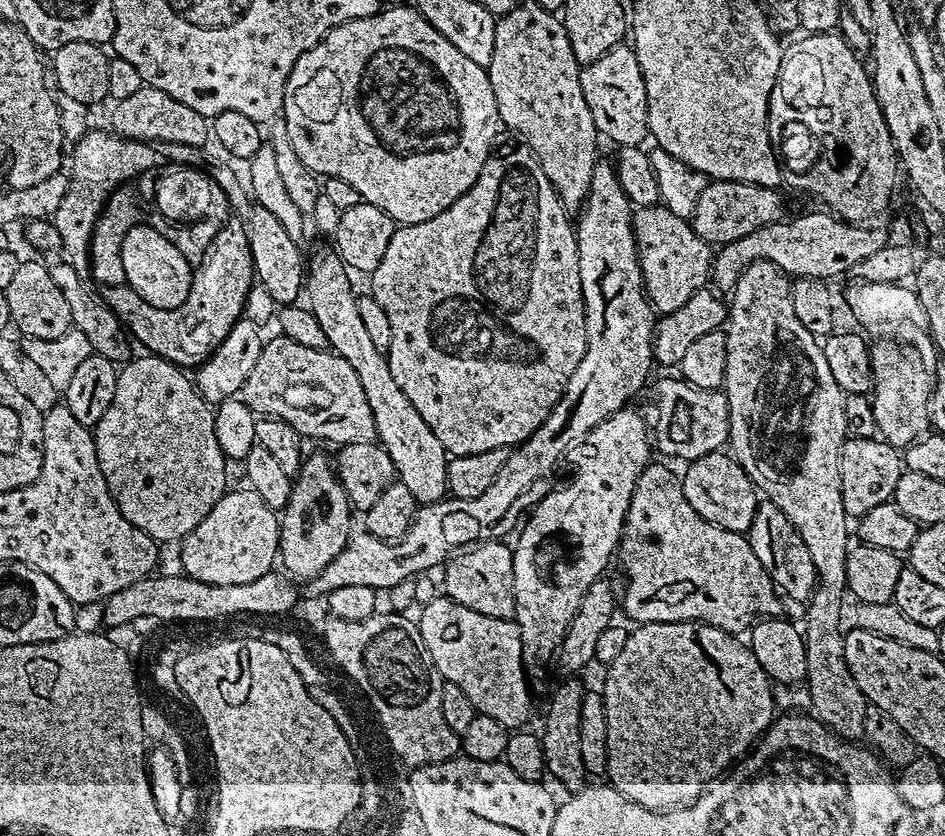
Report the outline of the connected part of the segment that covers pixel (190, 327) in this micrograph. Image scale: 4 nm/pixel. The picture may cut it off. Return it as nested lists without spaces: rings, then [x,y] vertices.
[[[236,218],[229,219],[193,271],[190,294],[182,306],[174,308],[151,306],[138,293],[125,285],[107,285],[101,296],[115,312],[125,329],[149,353],[184,366],[188,356],[206,358],[226,338],[244,311],[246,294],[255,283],[253,256],[249,249],[248,228]]]

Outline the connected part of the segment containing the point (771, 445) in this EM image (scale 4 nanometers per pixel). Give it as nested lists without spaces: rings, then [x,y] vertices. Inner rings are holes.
[[[769,260],[754,261],[742,272],[735,288],[731,289],[726,321],[726,374],[722,391],[728,399],[731,451],[757,489],[763,495],[765,492],[771,504],[778,506],[778,510],[782,510],[790,522],[794,522],[798,534],[802,534],[806,548],[810,550],[810,556],[814,558],[818,583],[807,601],[808,617],[802,623],[808,676],[806,687],[811,694],[811,709],[817,720],[841,739],[850,742],[861,739],[867,731],[866,712],[870,708],[844,657],[844,632],[840,628],[840,619],[844,616],[844,596],[848,592],[846,558],[850,547],[850,517],[842,506],[840,473],[840,455],[848,436],[844,409],[846,394],[838,382],[834,382],[834,374],[830,374],[821,341],[810,334],[810,330],[802,326],[798,314],[794,314],[792,280]]]

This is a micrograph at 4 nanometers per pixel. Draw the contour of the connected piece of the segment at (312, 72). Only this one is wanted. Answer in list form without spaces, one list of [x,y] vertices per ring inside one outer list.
[[[408,6],[404,12],[404,48],[396,48],[396,43],[400,40],[400,28],[396,25],[394,17],[384,15],[347,20],[342,26],[330,30],[330,34],[326,34],[326,38],[321,40],[316,48],[306,50],[302,58],[294,62],[294,70],[286,82],[282,122],[294,146],[294,154],[298,154],[301,162],[315,172],[317,177],[346,178],[346,182],[350,182],[350,186],[358,190],[363,203],[378,206],[386,214],[390,214],[390,218],[396,221],[397,225],[403,226],[426,222],[442,214],[442,210],[446,210],[457,198],[466,194],[470,186],[474,186],[482,166],[494,151],[492,143],[496,140],[496,131],[501,131],[502,125],[487,68],[478,66],[478,62],[470,62],[470,58],[466,58],[466,54],[462,54],[458,46],[454,46],[446,37],[438,34],[438,30],[434,30],[434,26],[426,22],[424,15],[412,6]]]

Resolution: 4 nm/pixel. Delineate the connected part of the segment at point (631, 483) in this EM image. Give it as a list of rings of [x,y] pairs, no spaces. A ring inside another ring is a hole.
[[[629,406],[618,410],[614,414],[610,414],[610,418],[606,418],[598,426],[594,426],[594,430],[590,430],[590,434],[586,434],[584,440],[581,440],[580,443],[568,451],[566,464],[572,467],[572,480],[566,481],[561,488],[556,488],[553,492],[552,489],[545,491],[540,501],[527,513],[526,519],[519,529],[519,532],[521,531],[520,537],[517,538],[516,544],[514,543],[514,547],[512,548],[512,557],[514,558],[514,598],[516,599],[516,615],[514,619],[522,634],[522,658],[524,659],[524,666],[530,673],[533,681],[542,679],[544,676],[544,667],[551,660],[553,663],[557,659],[562,638],[566,634],[570,622],[574,622],[574,614],[578,614],[578,606],[582,606],[582,594],[586,594],[586,590],[590,590],[592,583],[605,575],[604,567],[607,566],[608,559],[612,556],[612,551],[615,548],[617,551],[618,545],[621,543],[624,534],[624,519],[628,516],[628,507],[632,501],[632,495],[636,489],[638,478],[642,474],[642,470],[647,468],[653,459],[652,452],[654,453],[654,444],[650,439],[649,425],[648,428],[644,425],[643,414],[635,412],[634,409],[635,407]]]

